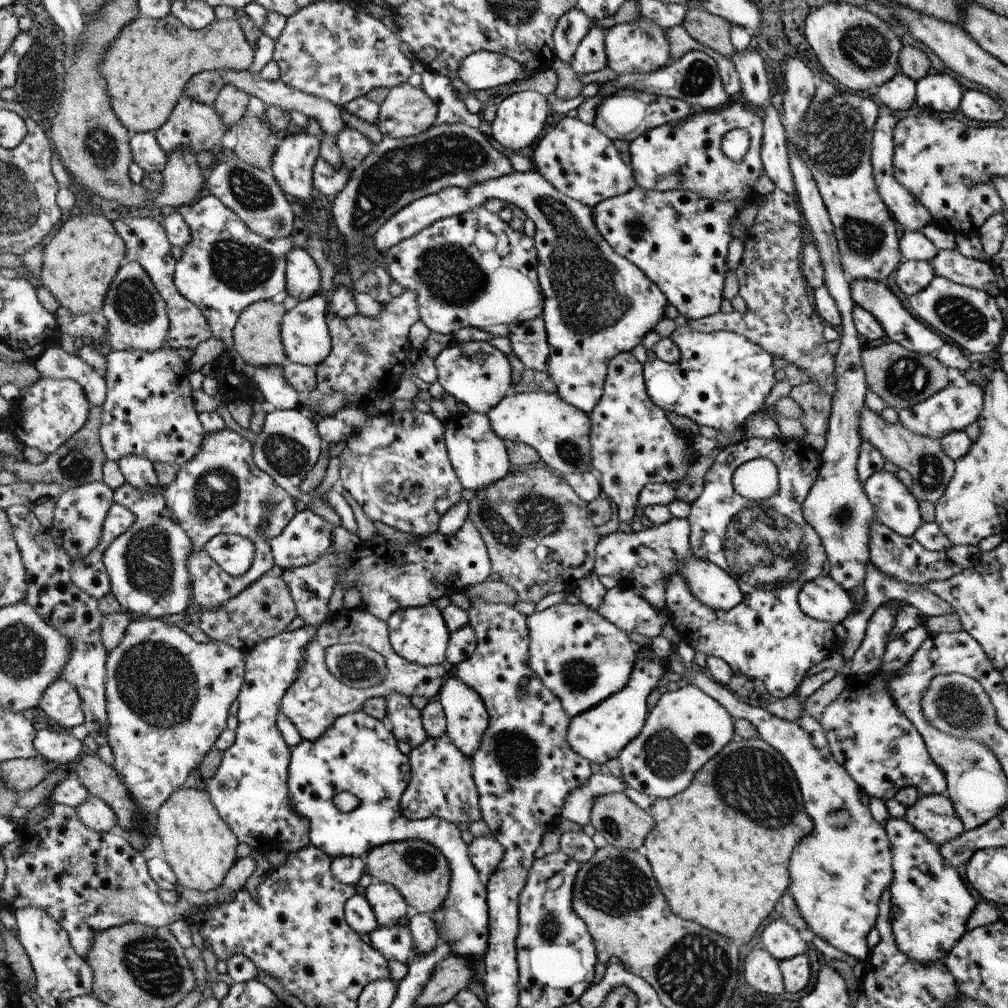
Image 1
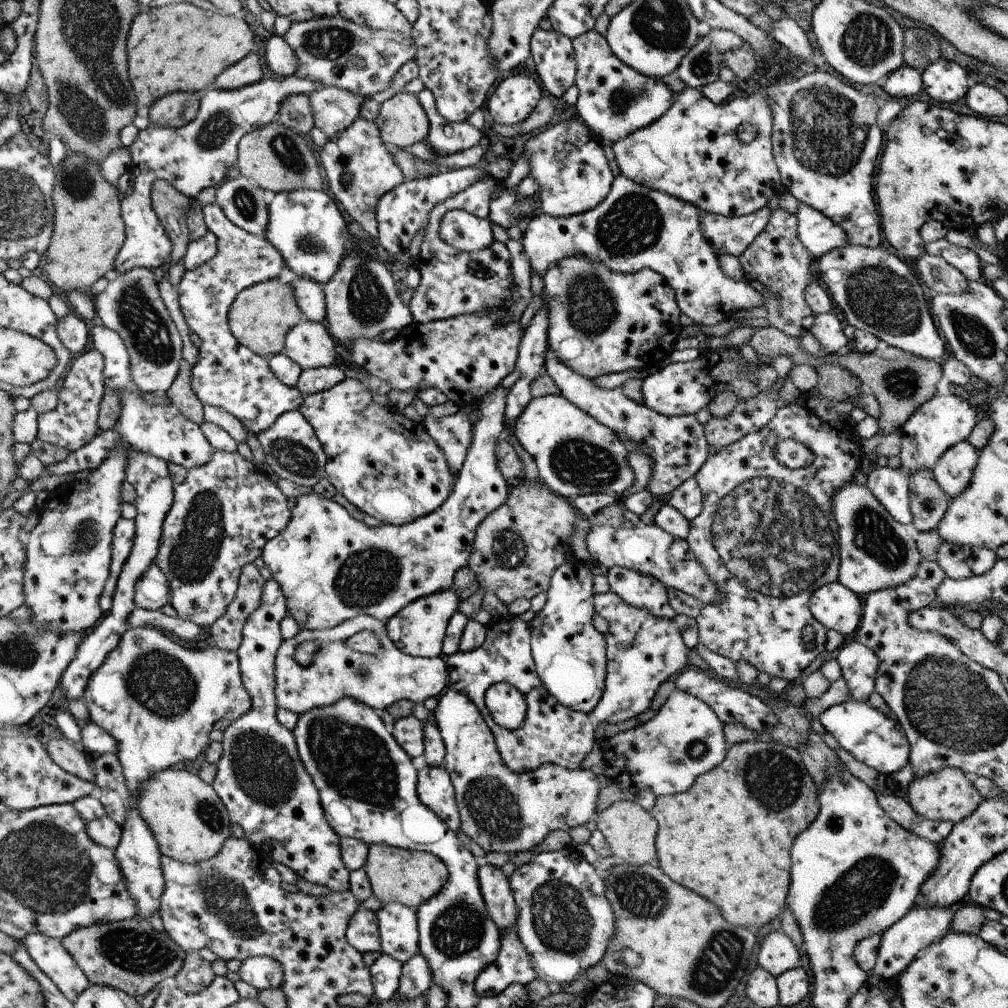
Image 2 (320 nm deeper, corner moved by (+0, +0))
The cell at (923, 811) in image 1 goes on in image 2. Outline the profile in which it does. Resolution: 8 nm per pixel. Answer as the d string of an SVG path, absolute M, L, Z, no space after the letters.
M946 767L927 775L914 777L906 792L906 801L925 819L956 824L970 816L984 799L962 769Z

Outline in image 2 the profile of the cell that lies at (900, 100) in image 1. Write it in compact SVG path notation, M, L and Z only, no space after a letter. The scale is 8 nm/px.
M904 65L898 71L891 72L882 82L879 91L886 98L910 98L923 90L921 74L911 66Z

